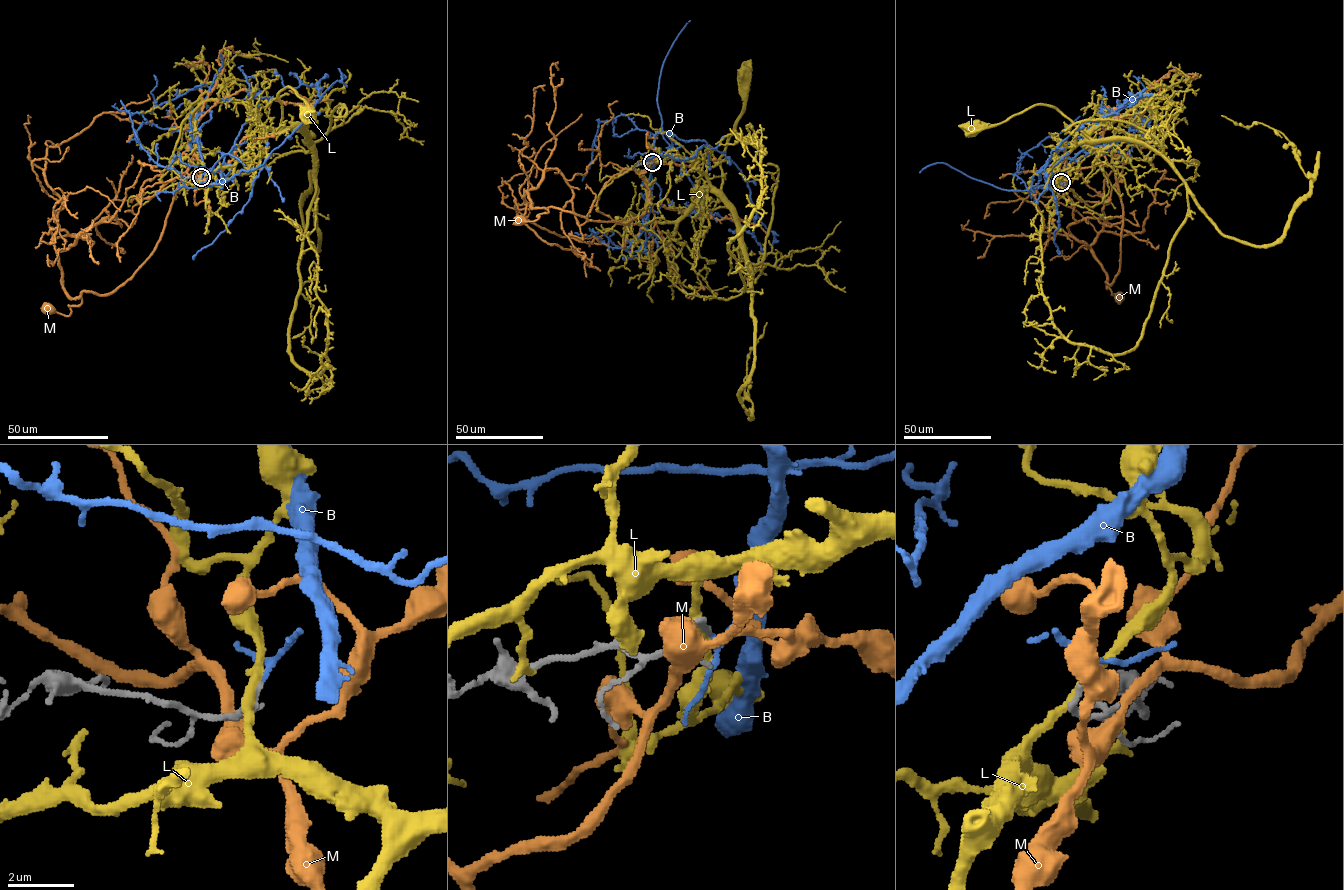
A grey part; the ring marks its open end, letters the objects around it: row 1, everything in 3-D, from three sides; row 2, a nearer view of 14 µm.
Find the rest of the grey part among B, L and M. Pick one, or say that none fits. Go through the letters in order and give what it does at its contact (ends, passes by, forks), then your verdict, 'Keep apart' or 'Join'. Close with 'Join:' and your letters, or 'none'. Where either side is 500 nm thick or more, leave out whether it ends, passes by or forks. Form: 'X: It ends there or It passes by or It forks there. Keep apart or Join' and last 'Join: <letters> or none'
B: It passes by. Join
L: It passes by. Keep apart
M: Keep apart
Join: B

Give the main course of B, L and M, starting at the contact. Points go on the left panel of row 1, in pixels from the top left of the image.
B: (201, 177), (204, 172), (204, 182), (222, 183), (261, 165), (321, 98), (317, 86), (286, 87), (274, 71)
L: (201, 177), (222, 185), (252, 146), (280, 127), (283, 89), (289, 87), (305, 102), (306, 114)
M: (200, 179), (187, 172), (195, 155), (155, 250), (130, 278), (105, 294), (83, 291), (68, 315), (46, 308)

